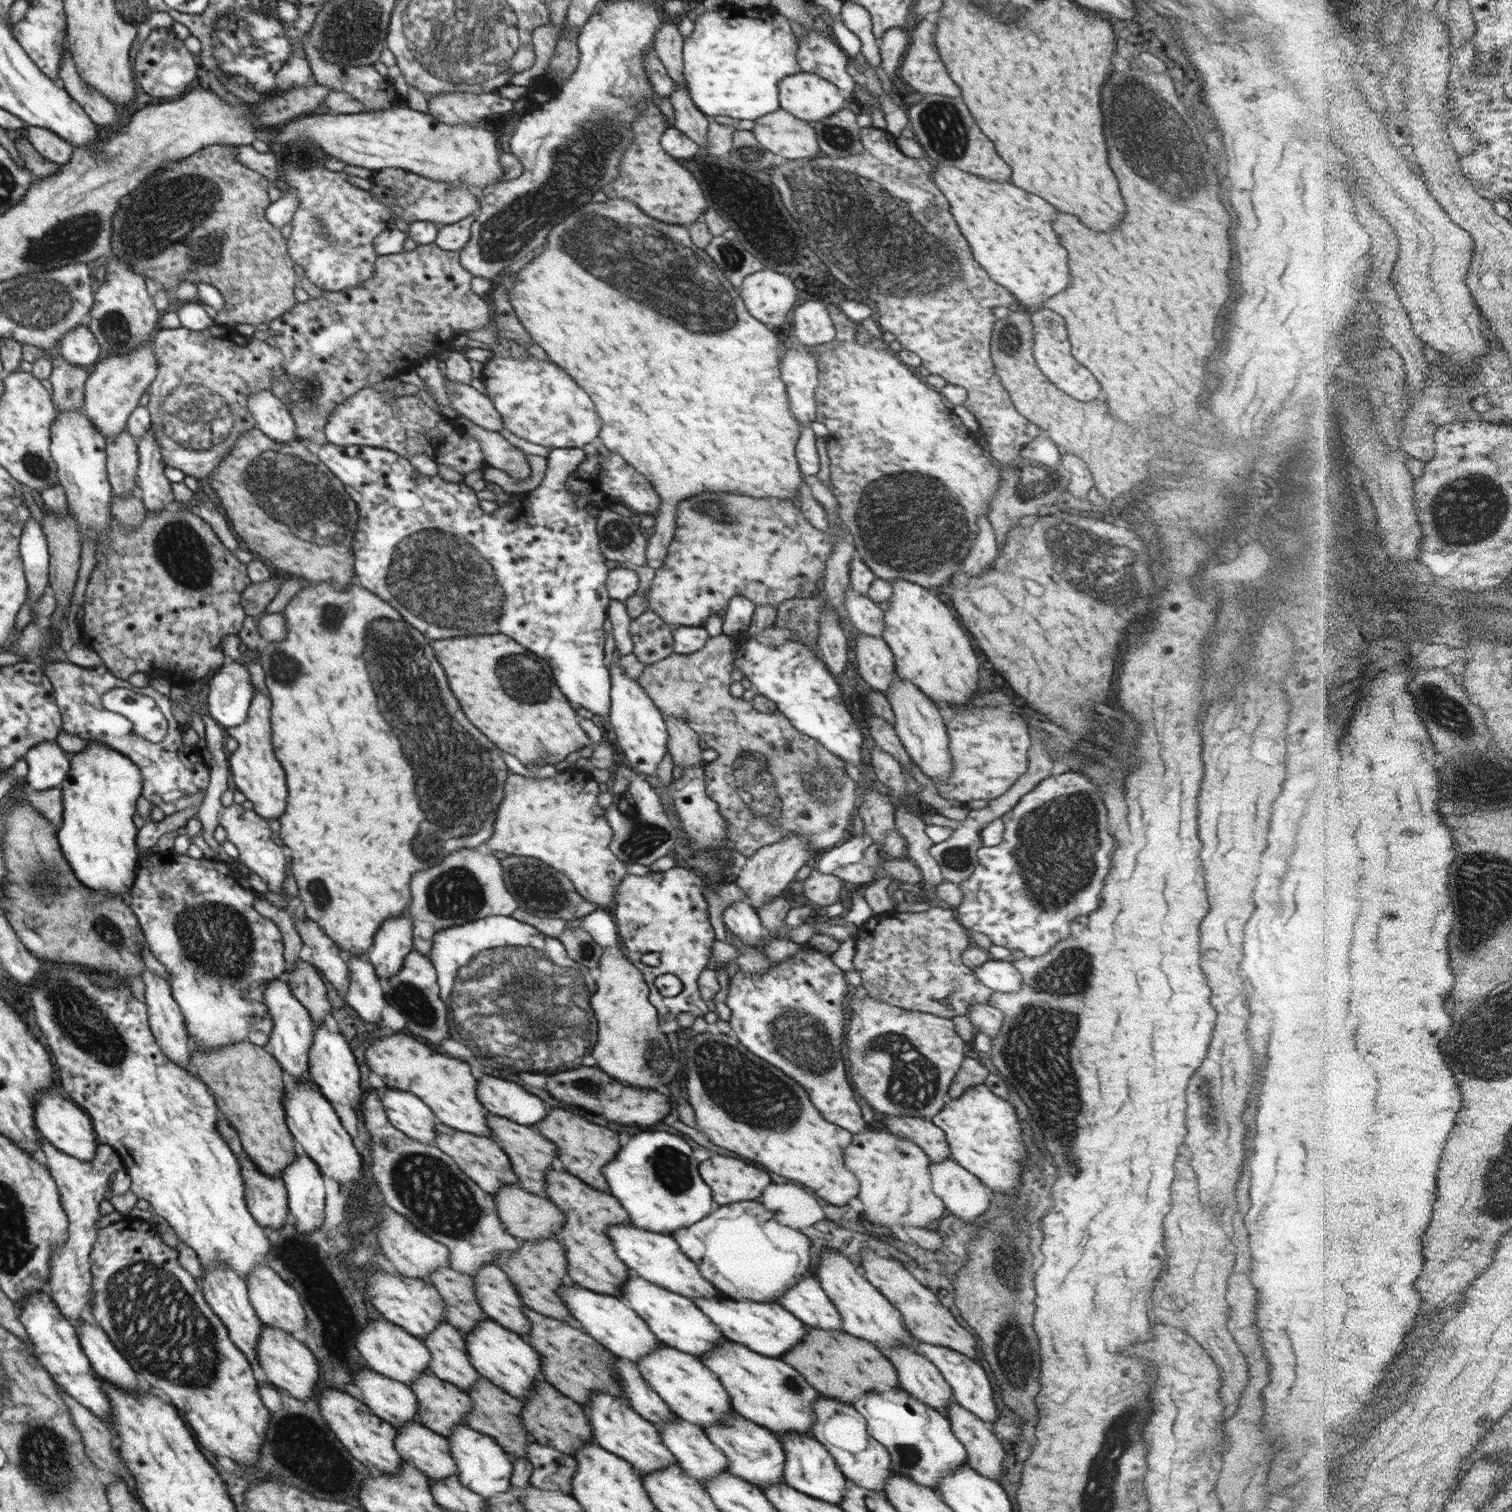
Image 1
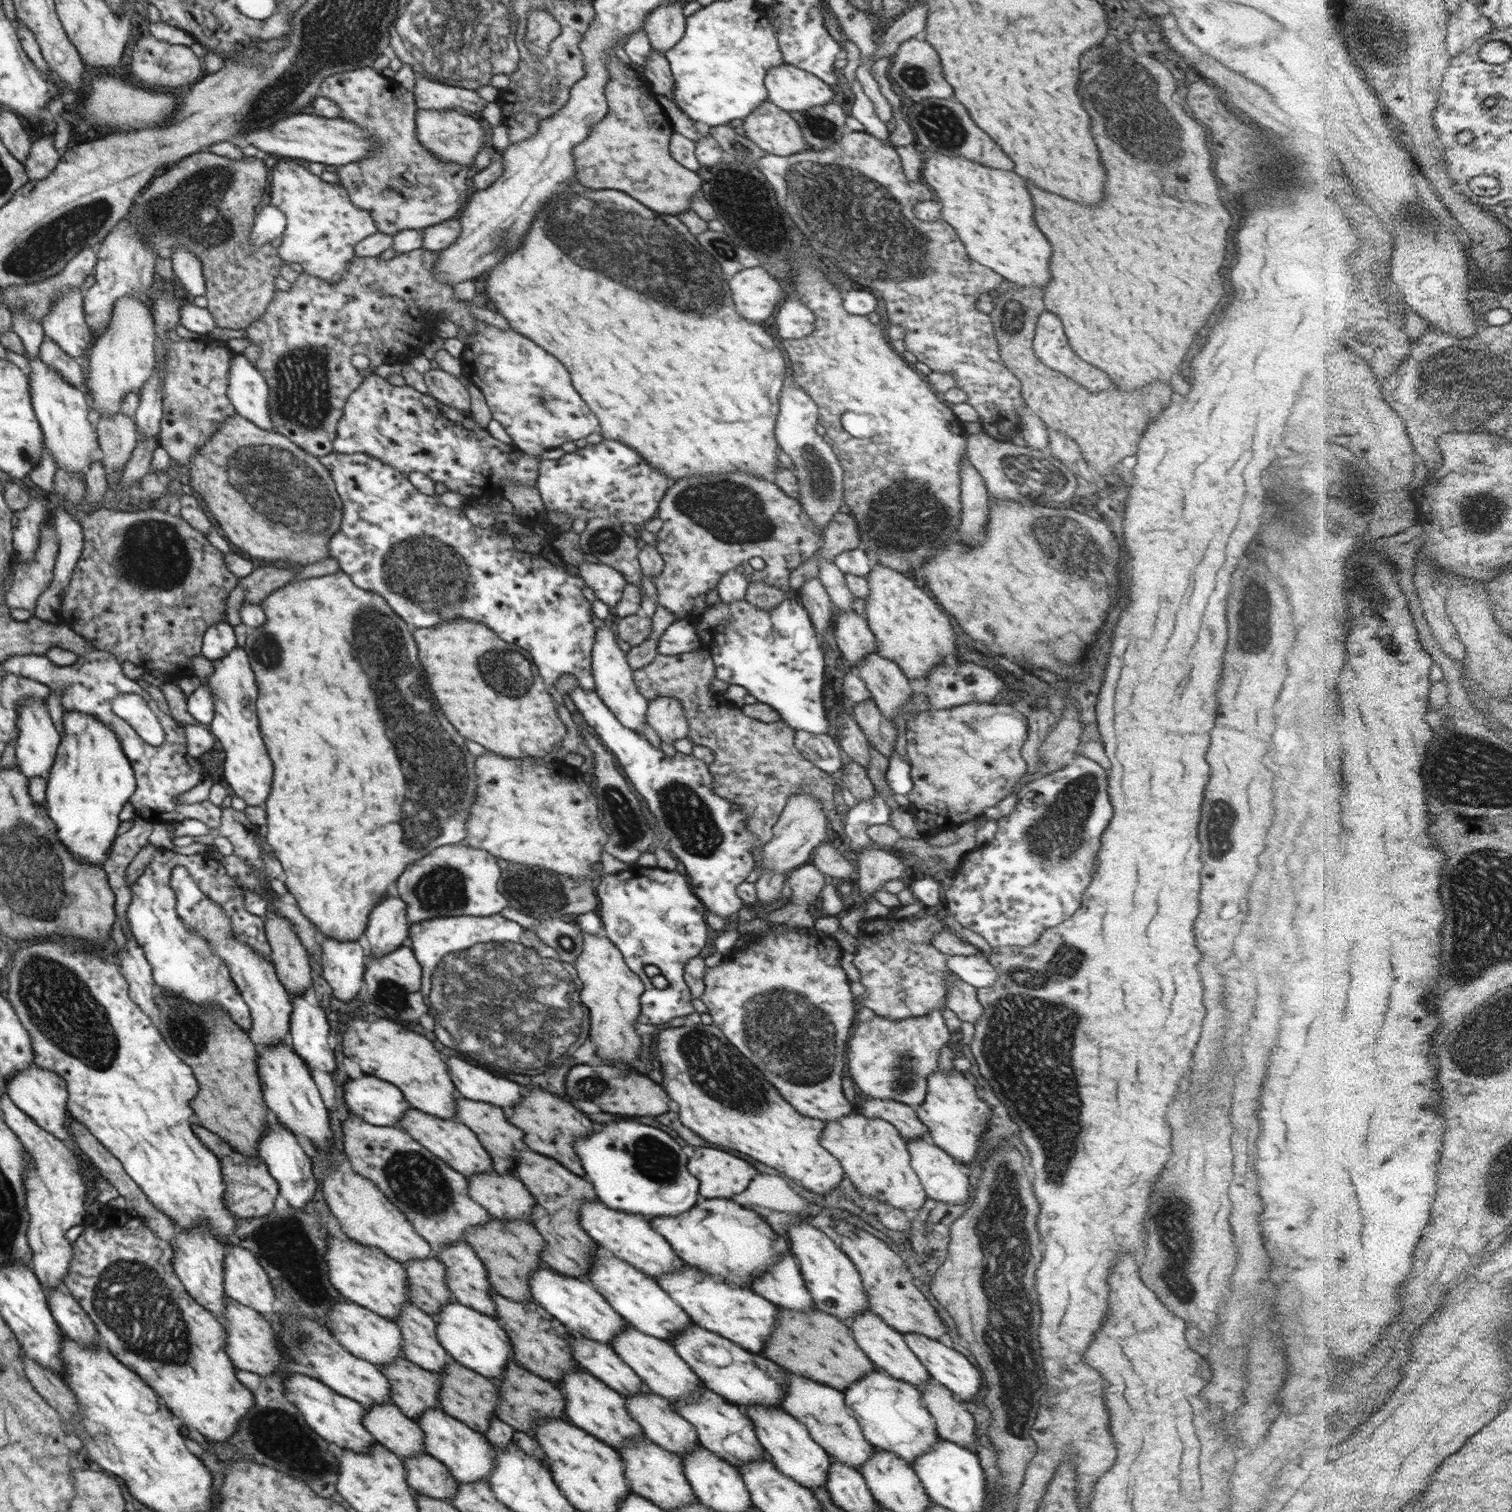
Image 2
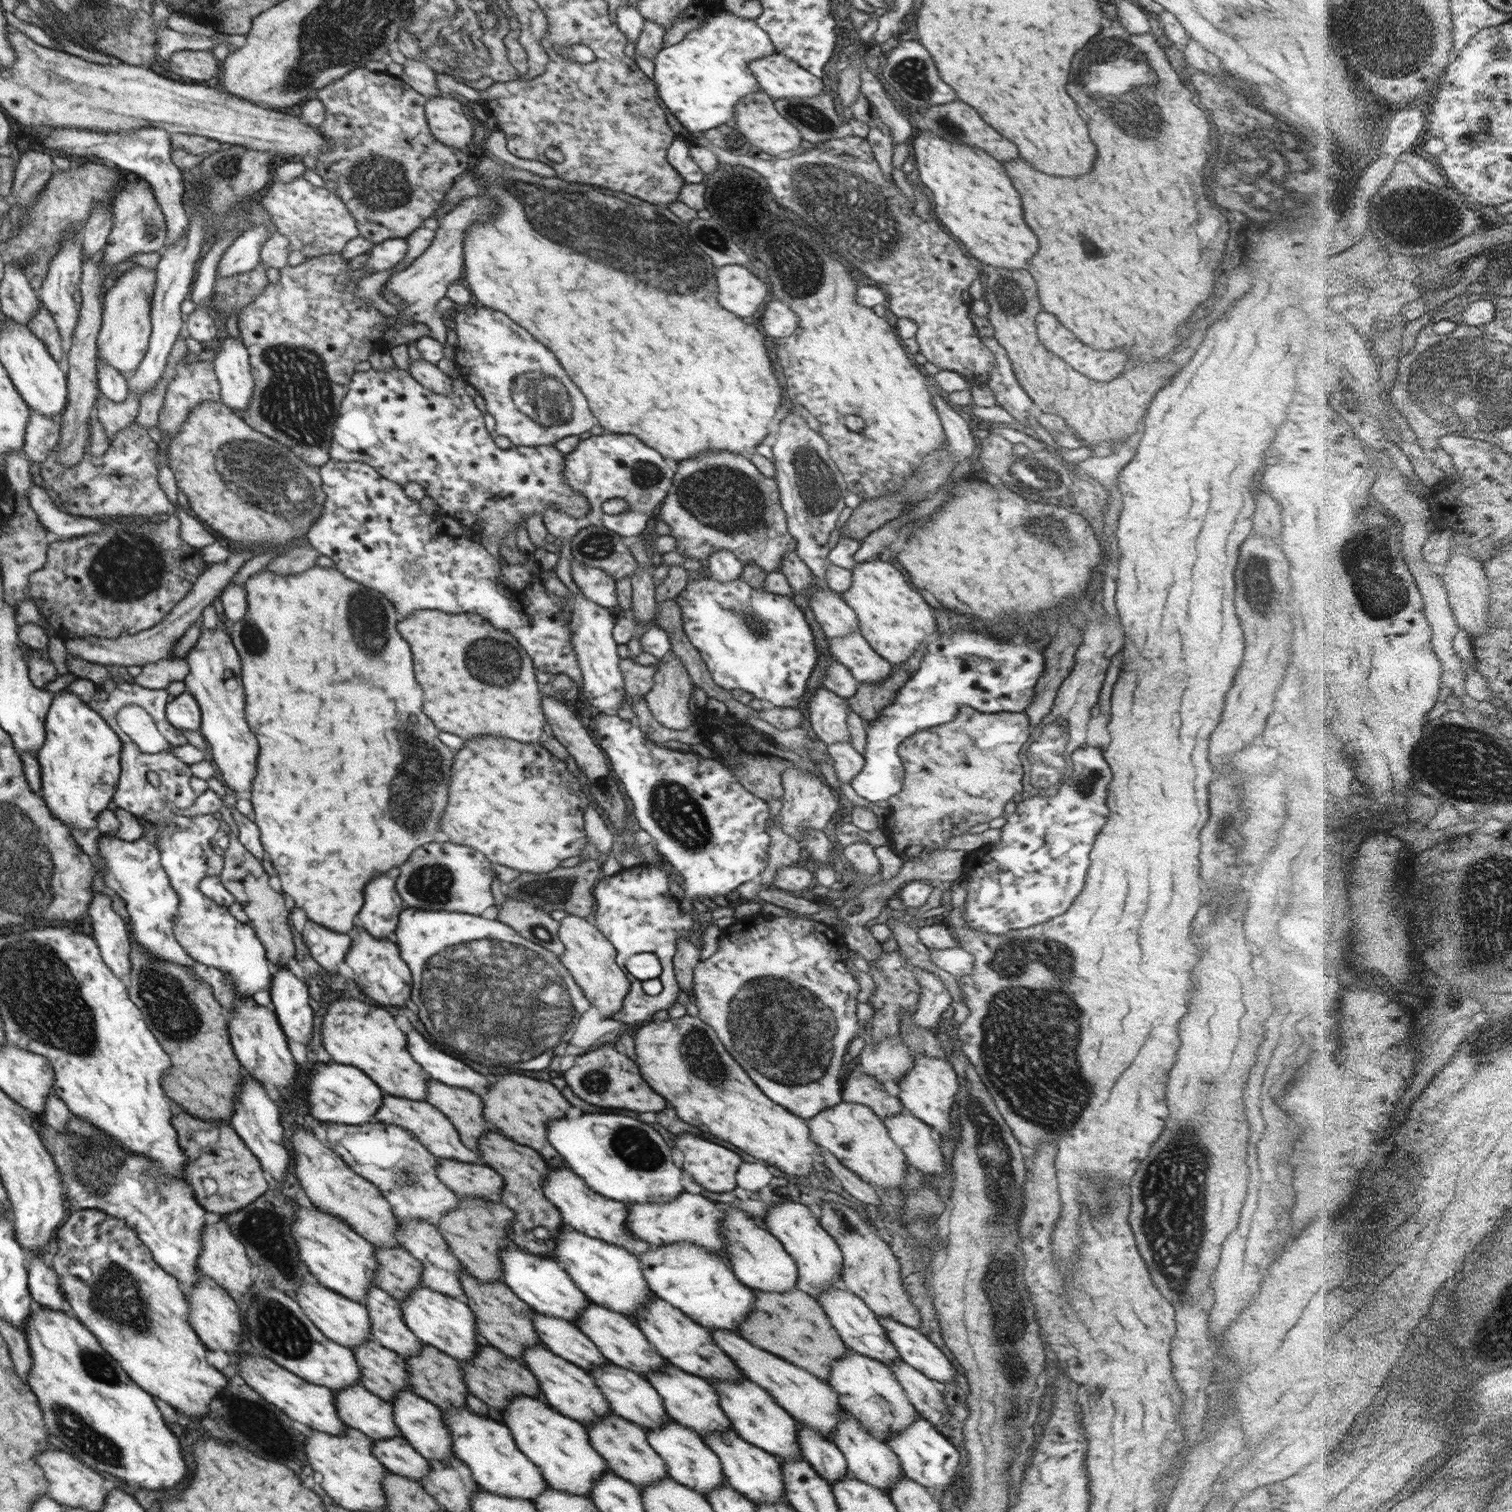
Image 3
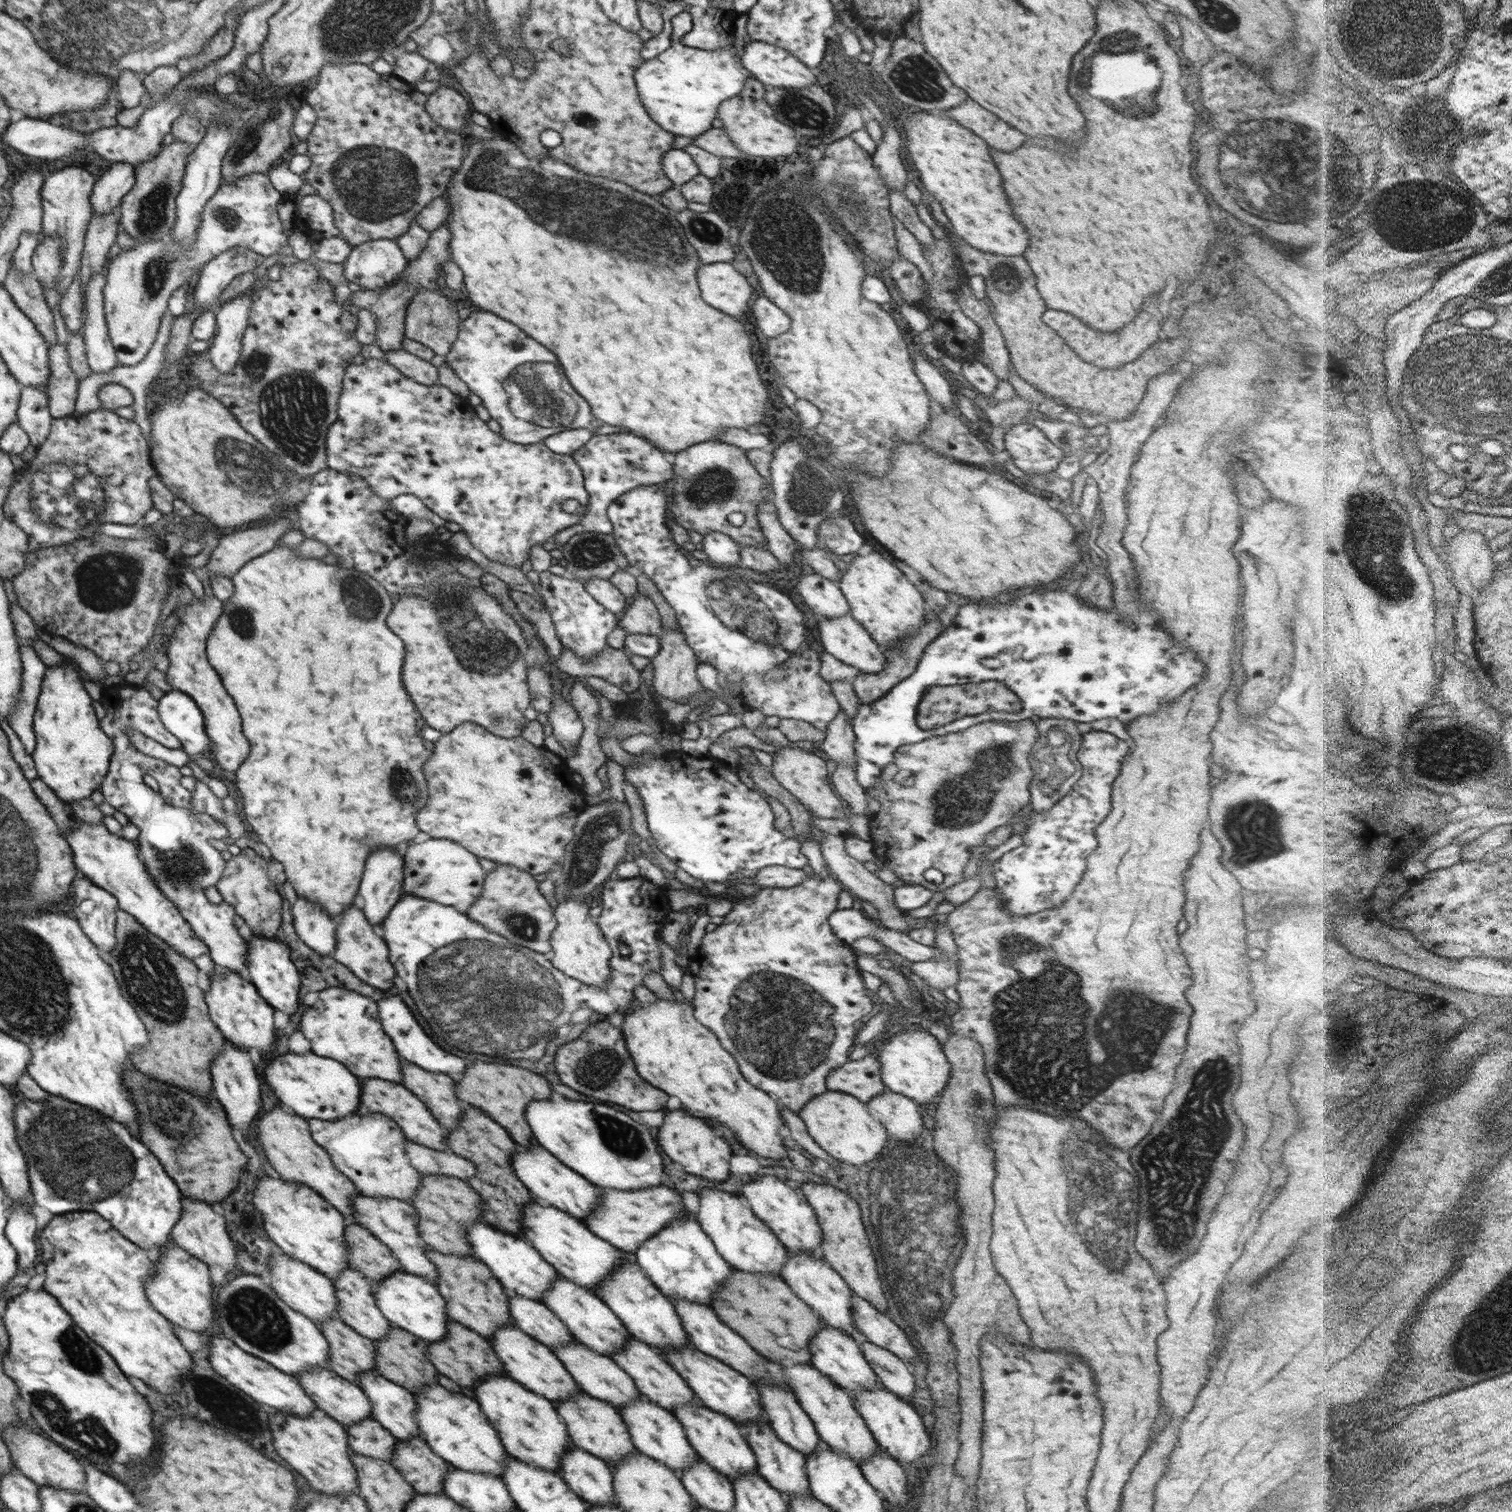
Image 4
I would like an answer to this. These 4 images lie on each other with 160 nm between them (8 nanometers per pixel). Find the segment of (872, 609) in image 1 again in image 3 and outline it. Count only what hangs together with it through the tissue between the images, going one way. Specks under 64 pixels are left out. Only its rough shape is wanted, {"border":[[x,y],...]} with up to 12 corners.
{"border":[[792,409],[771,449],[796,554],[826,586],[850,490]]}

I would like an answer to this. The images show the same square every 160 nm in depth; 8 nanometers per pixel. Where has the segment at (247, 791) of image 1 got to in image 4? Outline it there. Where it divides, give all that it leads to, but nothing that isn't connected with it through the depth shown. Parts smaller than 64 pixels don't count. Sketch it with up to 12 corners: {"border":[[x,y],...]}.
{"border":[[215,596],[173,610],[166,680],[205,718],[223,775],[246,760],[235,702],[207,657]]}

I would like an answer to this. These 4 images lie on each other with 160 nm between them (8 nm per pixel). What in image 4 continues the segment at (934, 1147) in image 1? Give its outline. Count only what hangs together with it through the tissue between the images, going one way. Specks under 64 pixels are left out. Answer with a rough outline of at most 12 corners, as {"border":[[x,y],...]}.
{"border":[[878,1051],[830,1071],[827,1090],[863,1103],[884,1092]]}

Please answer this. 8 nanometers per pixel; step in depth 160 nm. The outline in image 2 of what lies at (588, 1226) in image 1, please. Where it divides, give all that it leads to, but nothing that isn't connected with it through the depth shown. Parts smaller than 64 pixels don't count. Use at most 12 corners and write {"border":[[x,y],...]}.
{"border":[[518,1149],[513,1172],[535,1198],[530,1224],[549,1269],[587,1280],[599,1246],[580,1207],[592,1183]]}

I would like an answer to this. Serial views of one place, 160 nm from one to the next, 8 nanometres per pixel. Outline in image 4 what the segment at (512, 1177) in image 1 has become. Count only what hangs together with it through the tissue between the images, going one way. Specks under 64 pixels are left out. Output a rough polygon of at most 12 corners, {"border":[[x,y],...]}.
{"border":[[359,1078],[358,1115],[380,1113],[408,1141],[450,1151],[446,1130],[404,1085]]}

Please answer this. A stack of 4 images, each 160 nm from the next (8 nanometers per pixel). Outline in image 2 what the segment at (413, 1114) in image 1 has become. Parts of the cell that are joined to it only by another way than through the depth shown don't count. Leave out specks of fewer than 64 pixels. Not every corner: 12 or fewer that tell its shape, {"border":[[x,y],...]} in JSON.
{"border":[[374,1075],[348,1079],[351,1117],[400,1128],[412,1107],[397,1086]]}

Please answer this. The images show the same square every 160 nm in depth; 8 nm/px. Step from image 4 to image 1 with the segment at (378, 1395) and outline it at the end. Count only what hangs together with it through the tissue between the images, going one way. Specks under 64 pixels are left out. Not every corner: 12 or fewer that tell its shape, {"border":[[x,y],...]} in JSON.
{"border":[[462,1424],[446,1439],[465,1488],[510,1491],[513,1462],[494,1438]]}

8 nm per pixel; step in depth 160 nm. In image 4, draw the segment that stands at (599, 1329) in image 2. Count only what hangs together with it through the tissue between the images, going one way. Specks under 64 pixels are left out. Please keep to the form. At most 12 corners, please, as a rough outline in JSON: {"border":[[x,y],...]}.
{"border":[[466,1226],[474,1255],[510,1293],[541,1302],[561,1277],[523,1238]]}

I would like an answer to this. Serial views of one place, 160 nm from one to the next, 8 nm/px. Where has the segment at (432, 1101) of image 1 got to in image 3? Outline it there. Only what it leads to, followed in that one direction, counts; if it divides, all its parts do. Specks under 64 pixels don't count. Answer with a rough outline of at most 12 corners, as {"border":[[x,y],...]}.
{"border":[[330,1002],[323,1048],[385,1094],[427,1101],[429,1075],[394,1016]]}

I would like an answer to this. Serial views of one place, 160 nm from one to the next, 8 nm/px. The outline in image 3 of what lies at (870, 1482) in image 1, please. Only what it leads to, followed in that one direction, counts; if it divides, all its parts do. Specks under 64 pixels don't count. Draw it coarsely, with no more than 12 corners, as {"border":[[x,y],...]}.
{"border":[[709,1329],[745,1378],[832,1441],[844,1408],[827,1381]]}

